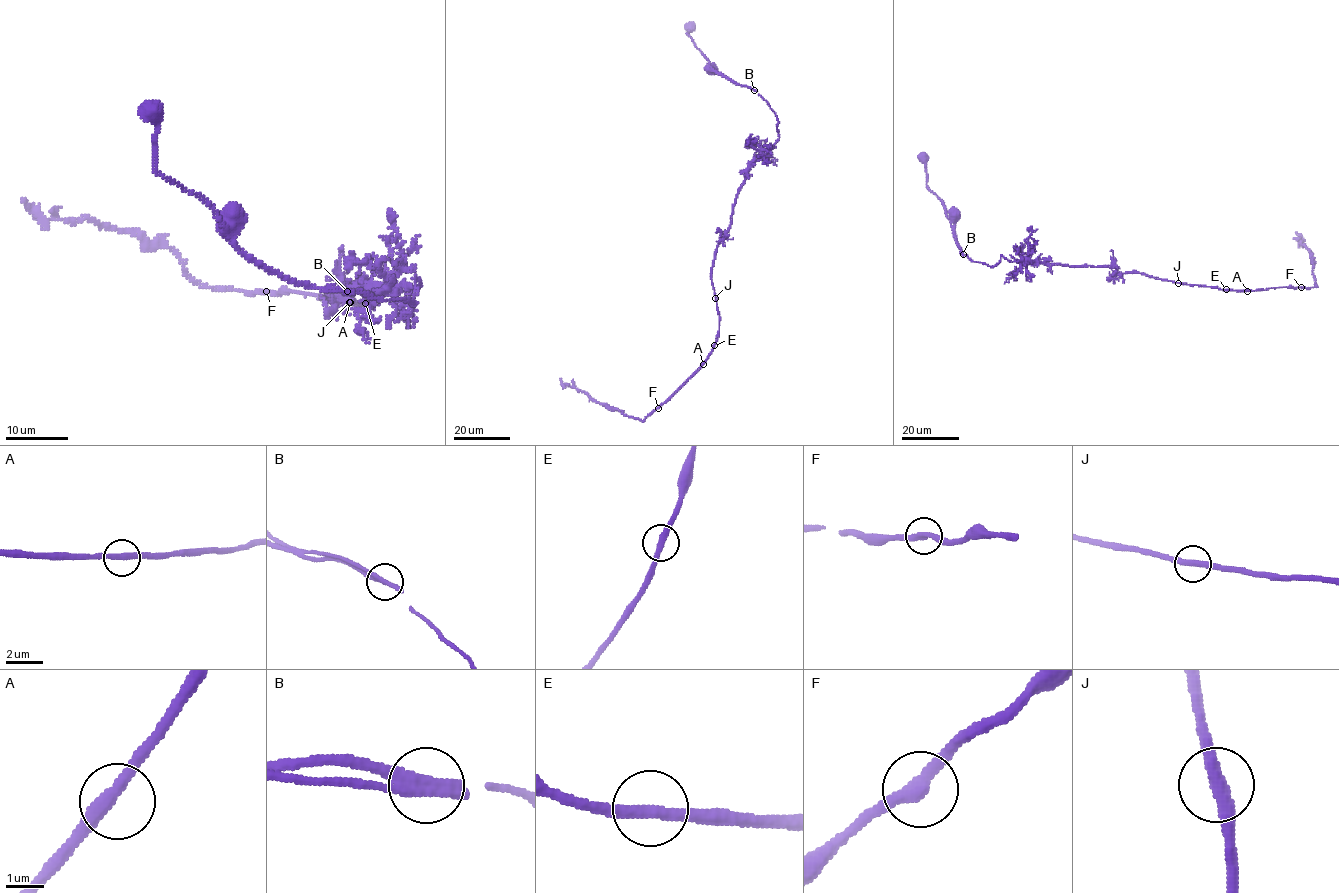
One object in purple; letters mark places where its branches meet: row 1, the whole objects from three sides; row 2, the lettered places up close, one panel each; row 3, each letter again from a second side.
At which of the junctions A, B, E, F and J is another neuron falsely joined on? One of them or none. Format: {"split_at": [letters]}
{"split_at": ["B"]}

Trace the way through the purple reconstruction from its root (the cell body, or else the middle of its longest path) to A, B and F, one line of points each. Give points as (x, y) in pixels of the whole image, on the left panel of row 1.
A: (232, 219), (245, 255), (306, 287), (413, 303), (419, 280), (326, 296), (371, 298), (350, 302)
B: (232, 219), (229, 216), (226, 220), (228, 237), (245, 255), (306, 287), (336, 287), (346, 291)
F: (232, 219), (245, 255), (306, 287), (413, 303), (420, 284), (326, 296), (367, 304), (266, 291)

